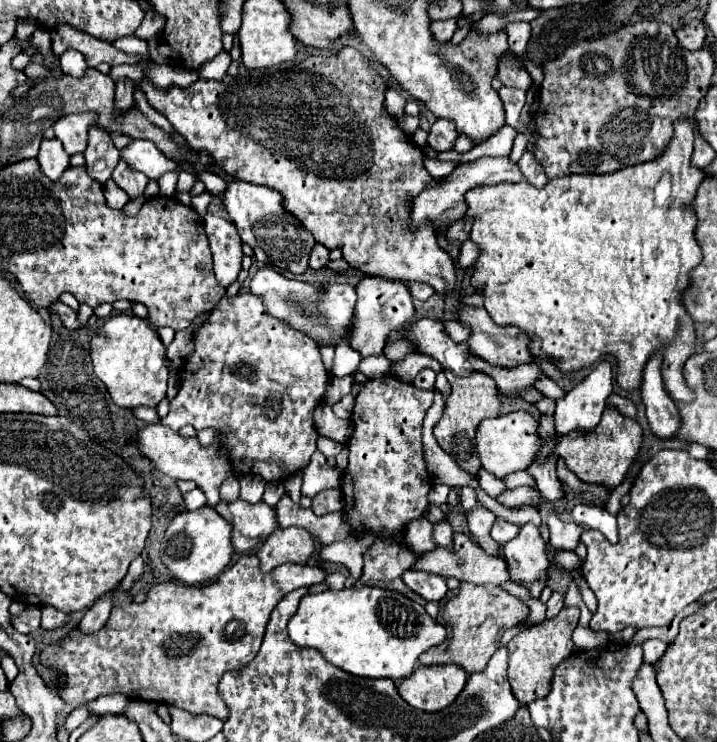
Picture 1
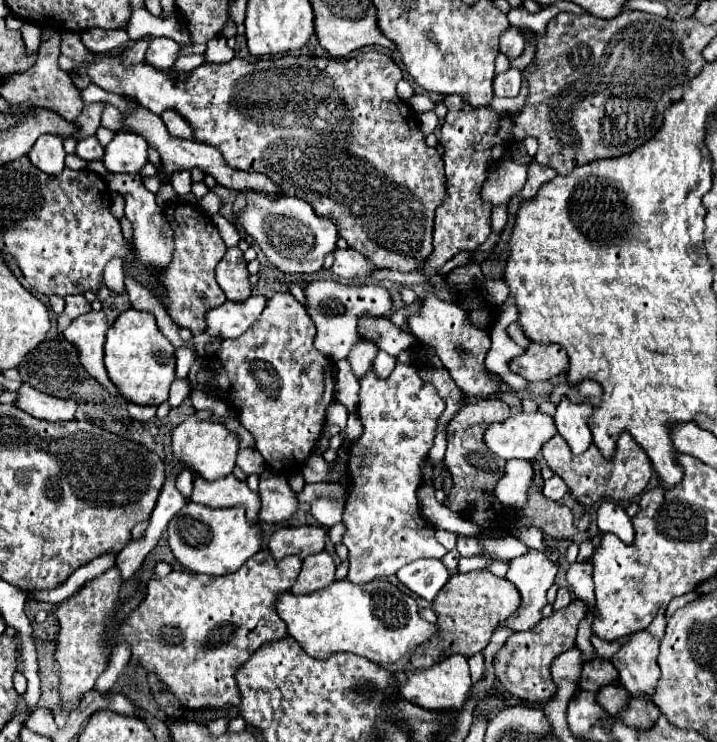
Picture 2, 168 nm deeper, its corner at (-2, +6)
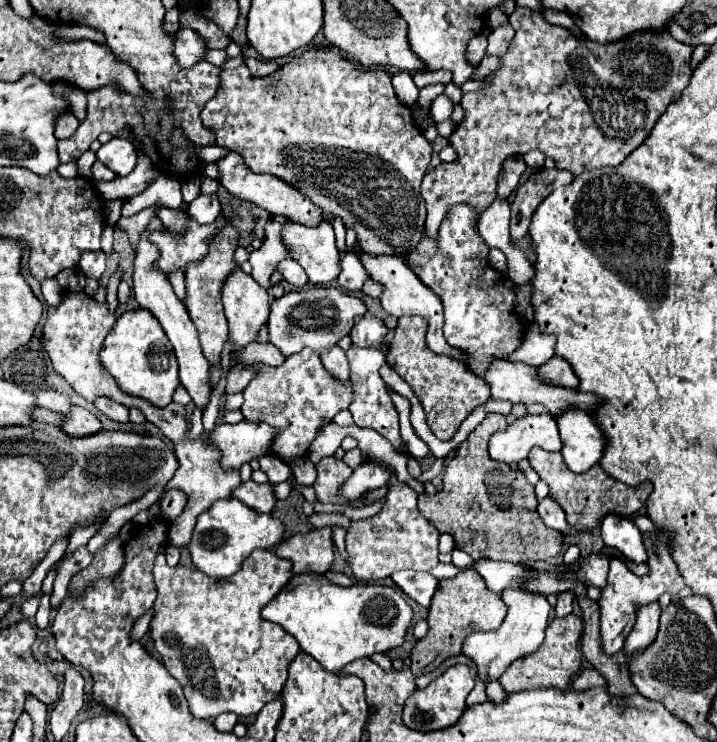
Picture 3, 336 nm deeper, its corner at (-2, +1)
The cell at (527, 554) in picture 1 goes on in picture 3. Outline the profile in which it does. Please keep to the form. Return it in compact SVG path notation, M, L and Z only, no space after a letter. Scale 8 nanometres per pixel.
M524 577L514 581L508 589L504 589L502 599L508 605L508 615L504 623L494 631L470 633L462 647L462 653L468 655L478 665L478 675L484 683L490 679L498 679L514 659L520 659L522 655L530 655L538 649L538 645L542 645L544 629L548 625L548 615L552 609L542 593L532 593L524 589Z

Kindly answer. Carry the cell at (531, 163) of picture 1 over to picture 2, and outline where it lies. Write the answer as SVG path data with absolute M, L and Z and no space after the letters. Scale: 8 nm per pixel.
M532 162L532 164L530 164L530 170L528 170L526 186L522 188L522 194L520 194L522 200L532 200L532 198L538 194L540 186L546 184L546 182L550 182L550 180L556 178L556 176L558 176L558 172L554 172L552 168L546 168L546 166L542 166L542 164Z

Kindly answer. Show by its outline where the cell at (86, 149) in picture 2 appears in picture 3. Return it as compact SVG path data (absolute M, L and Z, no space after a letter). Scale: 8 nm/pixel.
M98 159L94 161L94 165L92 165L92 179L94 181L112 181L116 175L110 171L110 169L106 169Z

